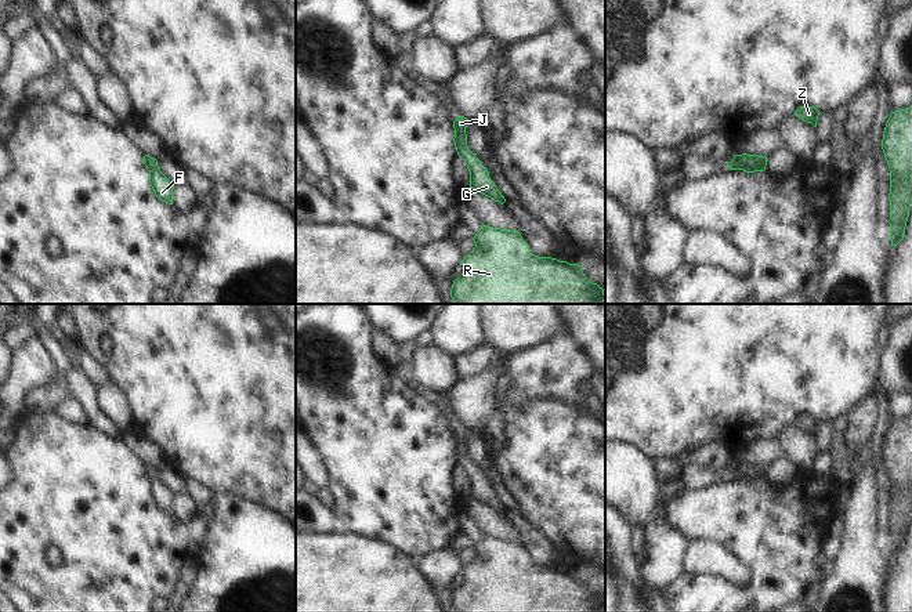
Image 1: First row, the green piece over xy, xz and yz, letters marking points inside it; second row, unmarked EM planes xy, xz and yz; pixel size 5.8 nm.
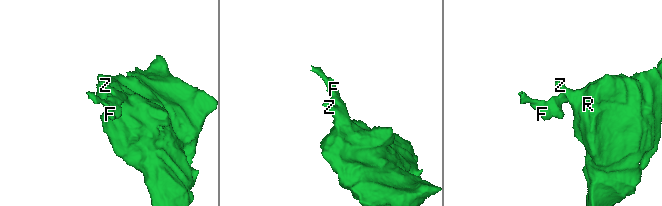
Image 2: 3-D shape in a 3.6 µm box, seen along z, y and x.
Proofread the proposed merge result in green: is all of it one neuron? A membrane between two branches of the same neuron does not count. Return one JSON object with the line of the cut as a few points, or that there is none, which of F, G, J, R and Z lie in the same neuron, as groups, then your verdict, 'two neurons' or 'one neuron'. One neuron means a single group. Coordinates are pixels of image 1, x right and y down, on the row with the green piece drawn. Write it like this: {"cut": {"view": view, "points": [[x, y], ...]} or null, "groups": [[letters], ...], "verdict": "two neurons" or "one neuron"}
{"cut": null, "groups": [["F", "G", "J", "R", "Z"]], "verdict": "one neuron"}

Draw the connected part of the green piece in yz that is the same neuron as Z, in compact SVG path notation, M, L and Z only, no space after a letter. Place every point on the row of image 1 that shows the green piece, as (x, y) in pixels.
M799 106L795 112L795 116L817 127L819 111L814 106Z

